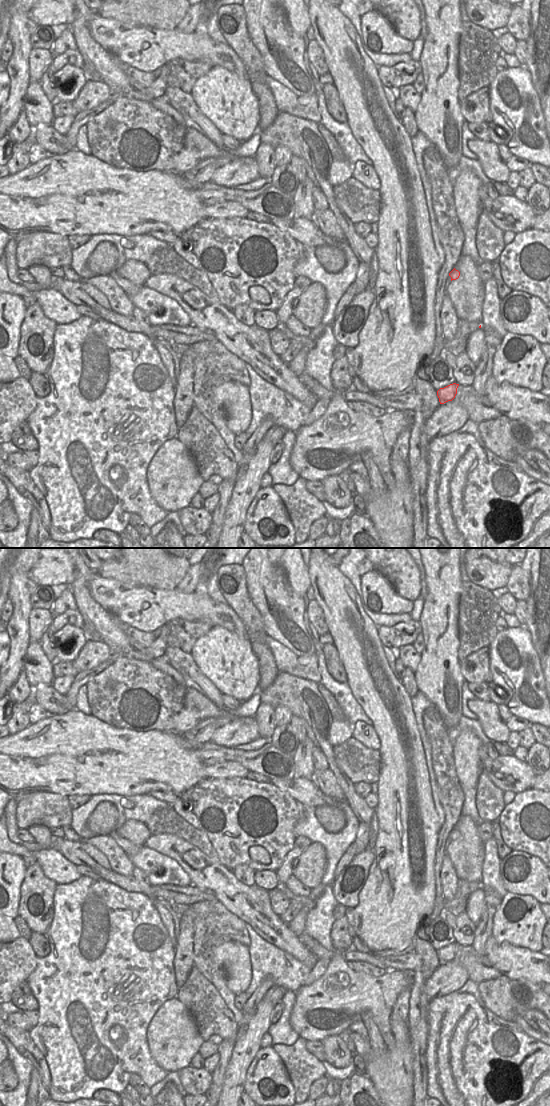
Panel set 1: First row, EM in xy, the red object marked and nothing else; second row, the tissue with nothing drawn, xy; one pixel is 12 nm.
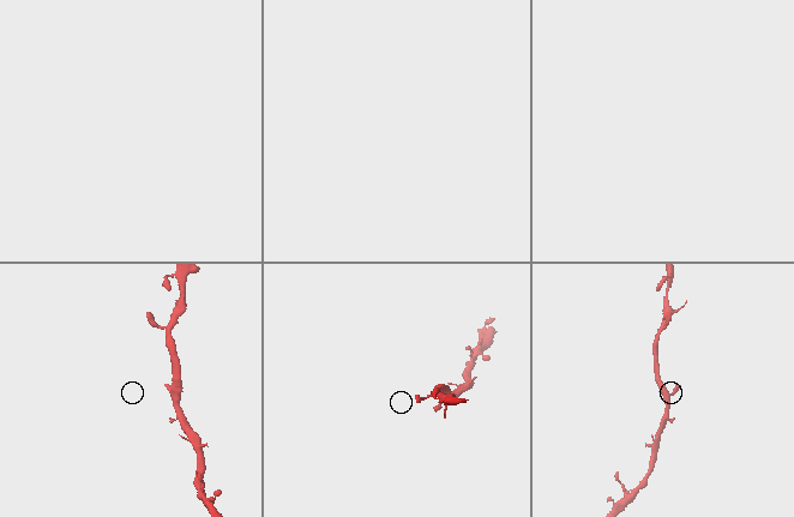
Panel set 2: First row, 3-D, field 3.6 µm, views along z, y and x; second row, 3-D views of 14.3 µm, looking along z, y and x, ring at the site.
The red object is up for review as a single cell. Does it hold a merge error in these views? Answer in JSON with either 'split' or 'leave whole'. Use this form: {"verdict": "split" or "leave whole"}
{"verdict": "leave whole"}

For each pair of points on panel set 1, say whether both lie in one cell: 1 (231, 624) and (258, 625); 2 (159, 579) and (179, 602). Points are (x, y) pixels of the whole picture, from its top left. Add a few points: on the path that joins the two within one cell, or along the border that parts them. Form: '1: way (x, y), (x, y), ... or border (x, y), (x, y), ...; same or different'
1: border (229, 605), (243, 623), (248, 636); different
2: border (146, 587), (163, 588), (166, 590), (176, 588); different

